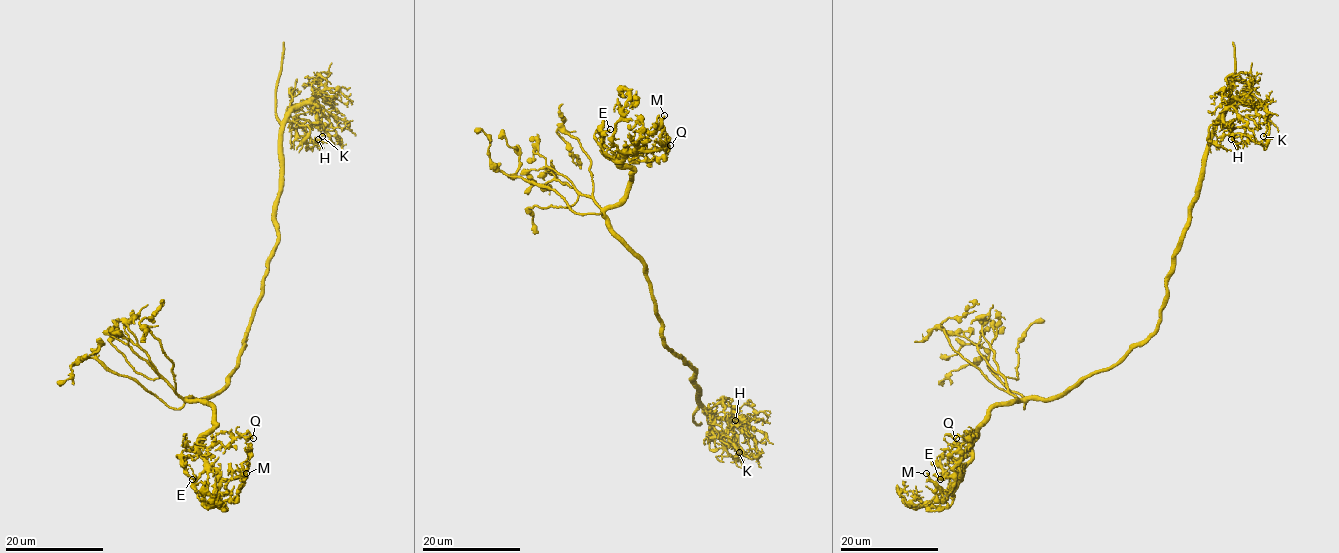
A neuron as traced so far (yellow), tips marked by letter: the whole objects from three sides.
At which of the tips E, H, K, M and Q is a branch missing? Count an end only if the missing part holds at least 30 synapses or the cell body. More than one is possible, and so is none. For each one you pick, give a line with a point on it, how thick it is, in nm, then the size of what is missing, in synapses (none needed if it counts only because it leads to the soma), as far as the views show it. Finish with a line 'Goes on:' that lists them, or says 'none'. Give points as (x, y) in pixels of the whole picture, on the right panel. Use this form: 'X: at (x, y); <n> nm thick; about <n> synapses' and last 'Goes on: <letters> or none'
Goes on: none

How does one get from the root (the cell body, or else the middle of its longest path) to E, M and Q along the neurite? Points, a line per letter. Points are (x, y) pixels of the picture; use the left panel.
E: (245, 343), (219, 390), (187, 399), (213, 409), (213, 429), (200, 448), (186, 458), (177, 456), (192, 479)
M: (245, 343), (219, 390), (187, 399), (213, 409), (213, 429), (200, 454), (227, 482), (232, 498), (246, 473)
Q: (245, 343), (219, 390), (187, 399), (213, 409), (213, 429), (203, 447), (228, 446), (241, 436), (253, 438)

